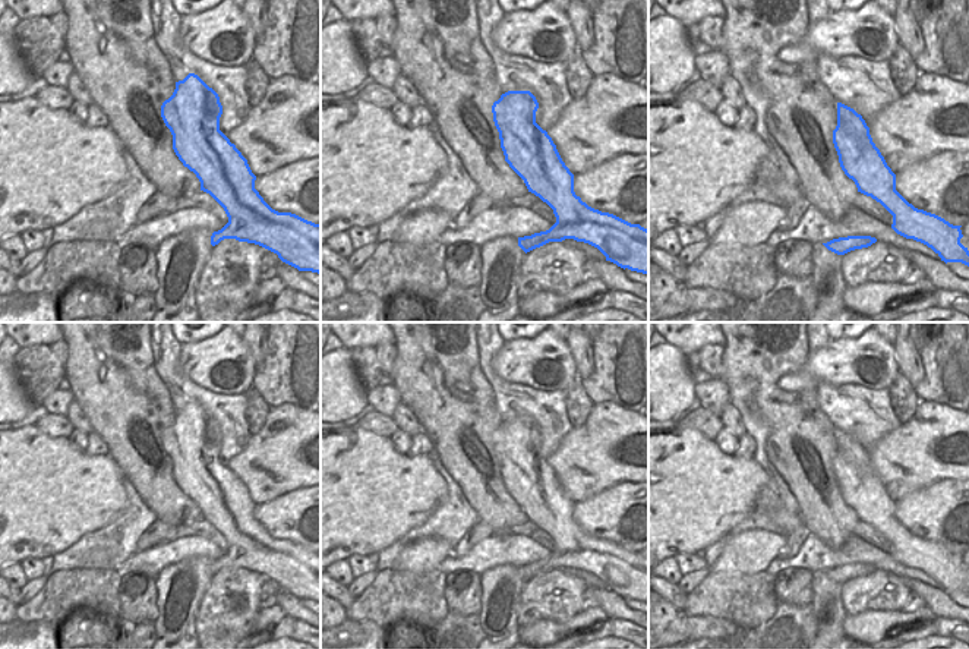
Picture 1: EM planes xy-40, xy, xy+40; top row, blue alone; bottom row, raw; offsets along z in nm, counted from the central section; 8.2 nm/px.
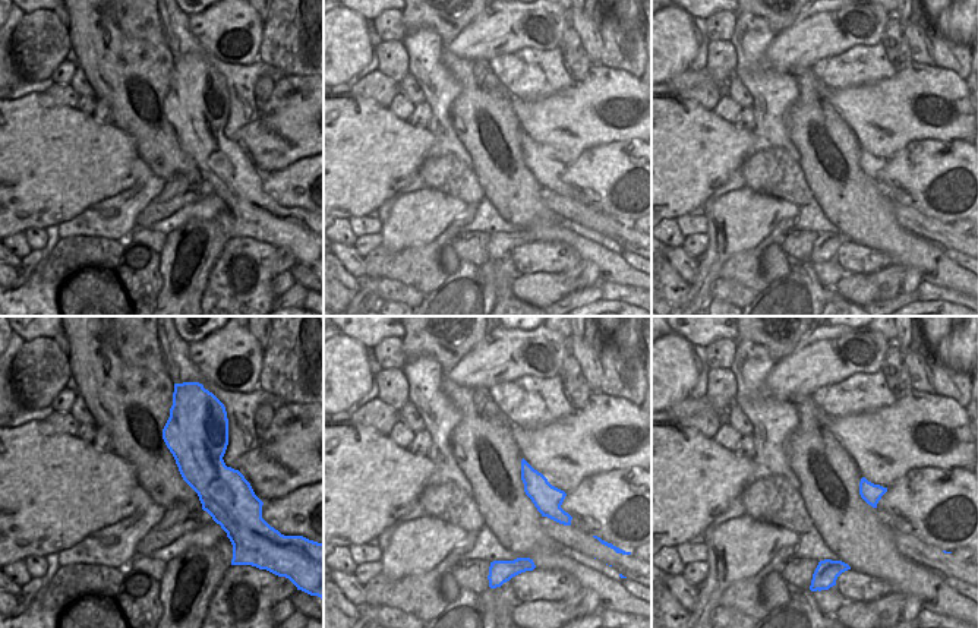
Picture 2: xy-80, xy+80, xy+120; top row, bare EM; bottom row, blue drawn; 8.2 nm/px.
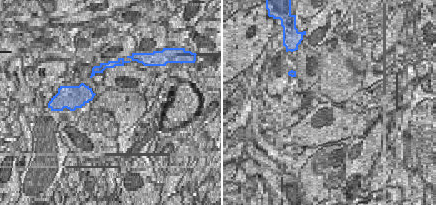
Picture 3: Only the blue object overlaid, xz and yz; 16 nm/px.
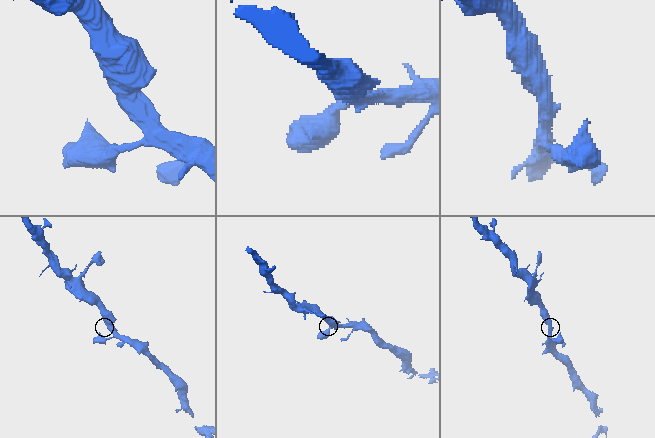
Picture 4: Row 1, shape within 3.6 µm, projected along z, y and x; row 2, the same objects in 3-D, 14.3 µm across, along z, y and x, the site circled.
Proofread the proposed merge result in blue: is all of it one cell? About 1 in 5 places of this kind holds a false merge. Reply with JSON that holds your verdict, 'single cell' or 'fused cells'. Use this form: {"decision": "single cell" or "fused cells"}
{"decision": "single cell"}

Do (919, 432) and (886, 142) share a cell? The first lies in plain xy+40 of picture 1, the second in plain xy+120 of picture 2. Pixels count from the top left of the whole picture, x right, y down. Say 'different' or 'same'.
same

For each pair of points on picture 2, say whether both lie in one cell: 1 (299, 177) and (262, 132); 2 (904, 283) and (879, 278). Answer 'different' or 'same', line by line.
1: different
2: same

